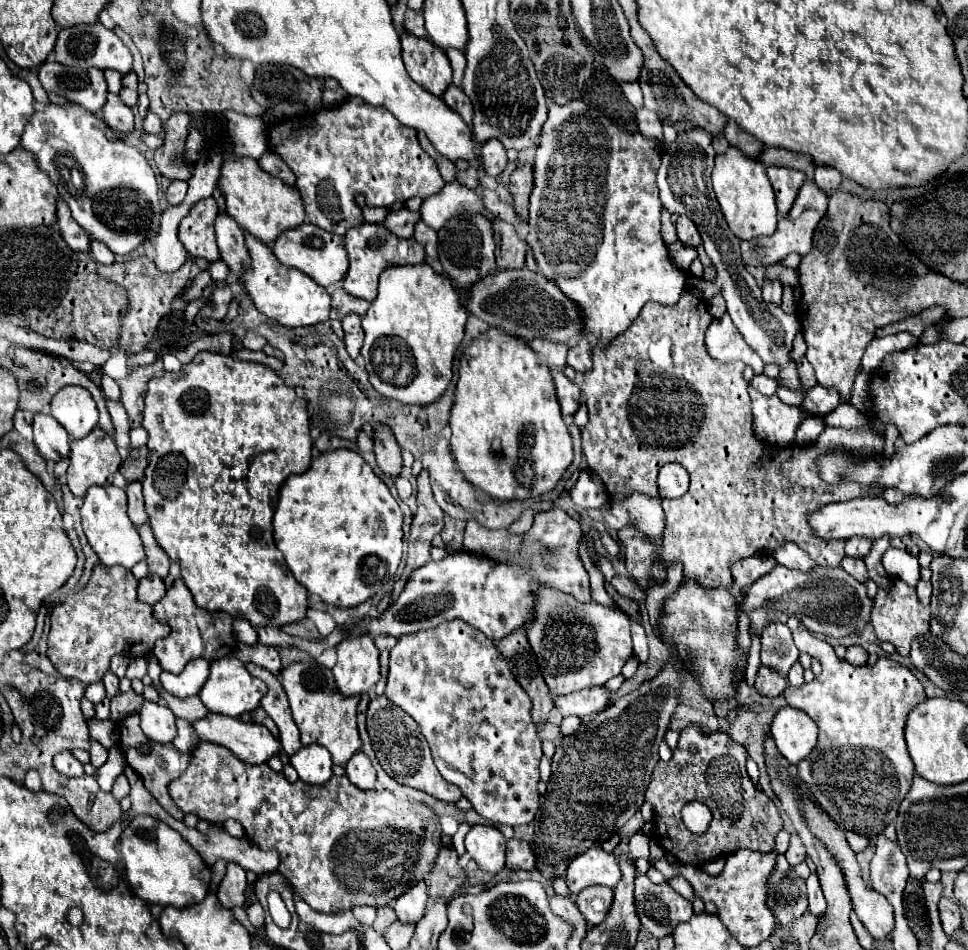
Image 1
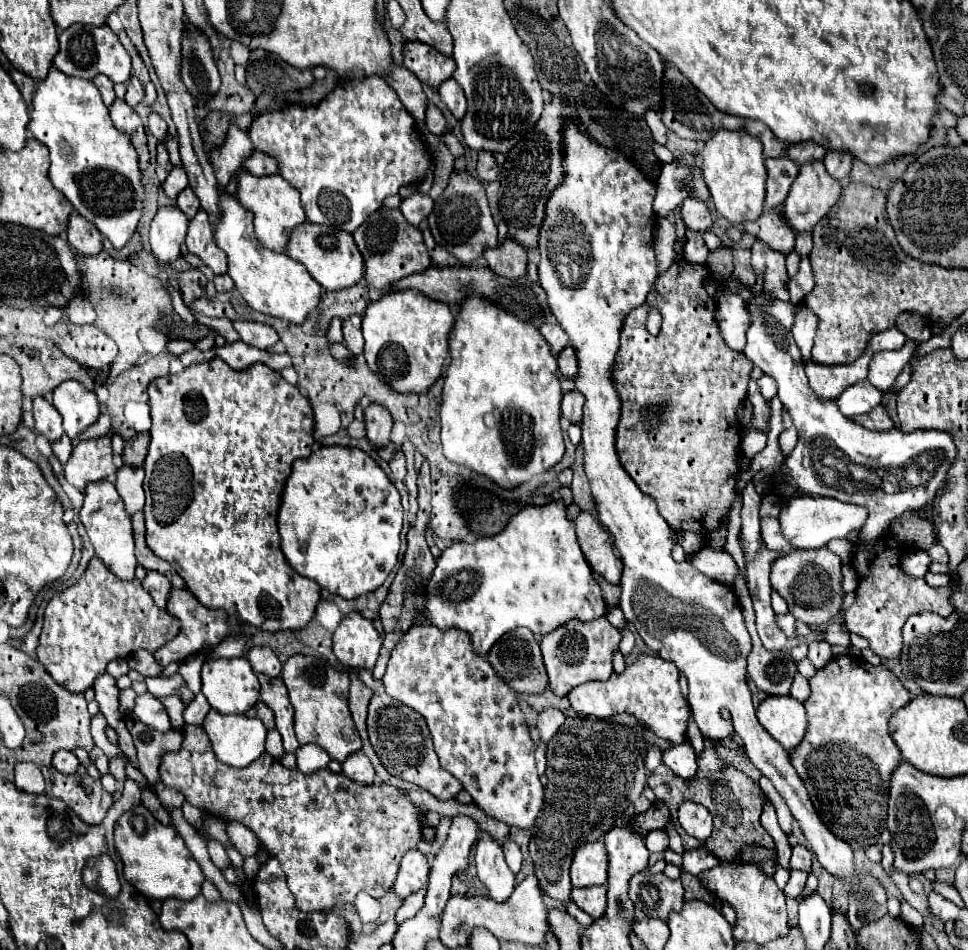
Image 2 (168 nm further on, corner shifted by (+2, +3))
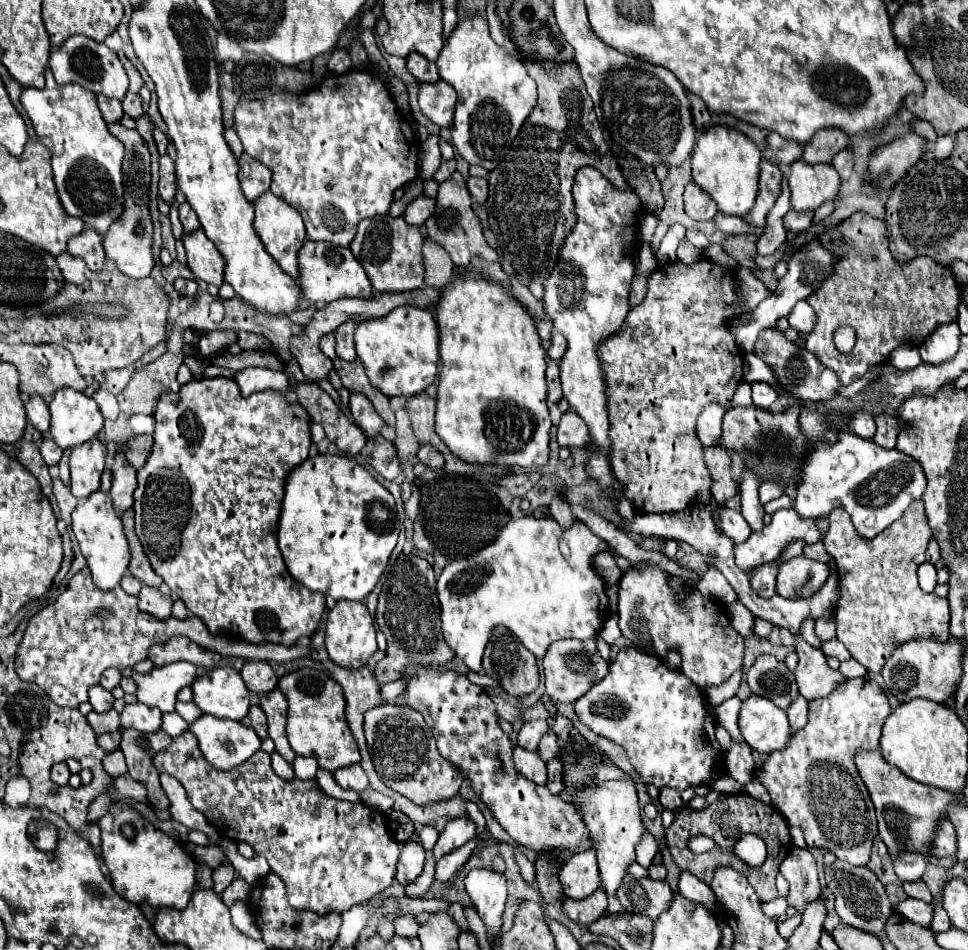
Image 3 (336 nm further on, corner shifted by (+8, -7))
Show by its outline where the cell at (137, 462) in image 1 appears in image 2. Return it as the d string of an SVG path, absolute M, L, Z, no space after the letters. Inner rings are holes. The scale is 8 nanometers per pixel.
M148 432L136 434L132 440L128 440L126 446L124 446L124 454L122 454L124 464L142 466L144 458L148 454L148 442L150 442L150 434Z

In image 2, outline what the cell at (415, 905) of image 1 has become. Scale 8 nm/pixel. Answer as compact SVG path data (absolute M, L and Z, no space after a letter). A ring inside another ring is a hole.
M418 848L406 852L402 862L400 862L400 870L398 870L398 878L396 878L396 884L394 884L394 892L400 898L410 896L418 888L426 886L428 872L430 872L428 860Z

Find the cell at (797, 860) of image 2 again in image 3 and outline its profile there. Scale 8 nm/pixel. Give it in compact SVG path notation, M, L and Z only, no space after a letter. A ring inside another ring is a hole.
M792 848L788 858L780 864L780 874L790 884L788 904L794 908L804 908L808 902L820 896L818 866L808 848Z

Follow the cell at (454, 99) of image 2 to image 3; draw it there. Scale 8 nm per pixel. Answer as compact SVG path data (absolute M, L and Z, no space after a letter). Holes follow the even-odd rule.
M438 80L436 84L420 84L418 94L420 110L440 128L450 128L454 118L454 106L456 106L456 92L450 84L444 80Z

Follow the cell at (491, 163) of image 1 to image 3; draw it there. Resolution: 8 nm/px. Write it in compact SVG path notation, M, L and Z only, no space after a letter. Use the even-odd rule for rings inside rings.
M470 176L468 180L468 190L470 194L476 198L476 202L484 202L488 198L488 180L486 178L476 178L476 176Z

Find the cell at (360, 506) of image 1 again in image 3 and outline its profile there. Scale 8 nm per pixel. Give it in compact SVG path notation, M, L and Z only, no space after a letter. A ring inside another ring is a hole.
M318 454L286 478L278 546L288 572L308 590L340 600L364 600L388 566L400 528L394 496L348 456Z

